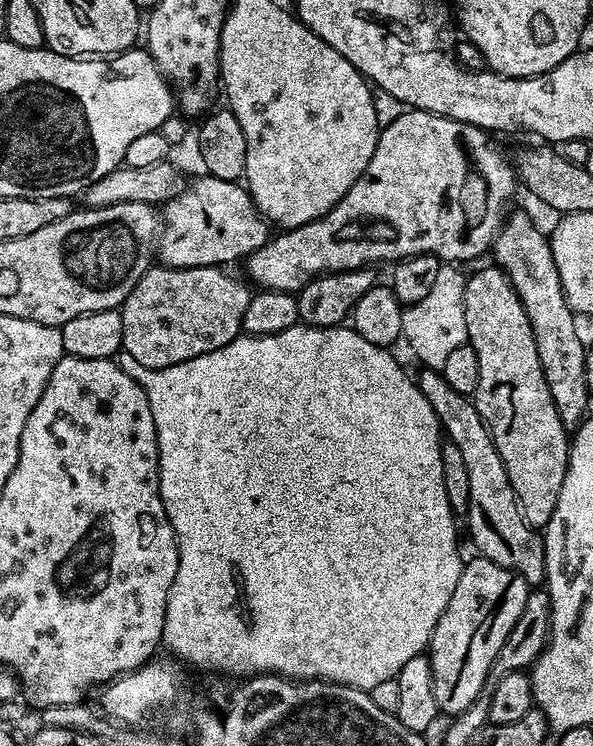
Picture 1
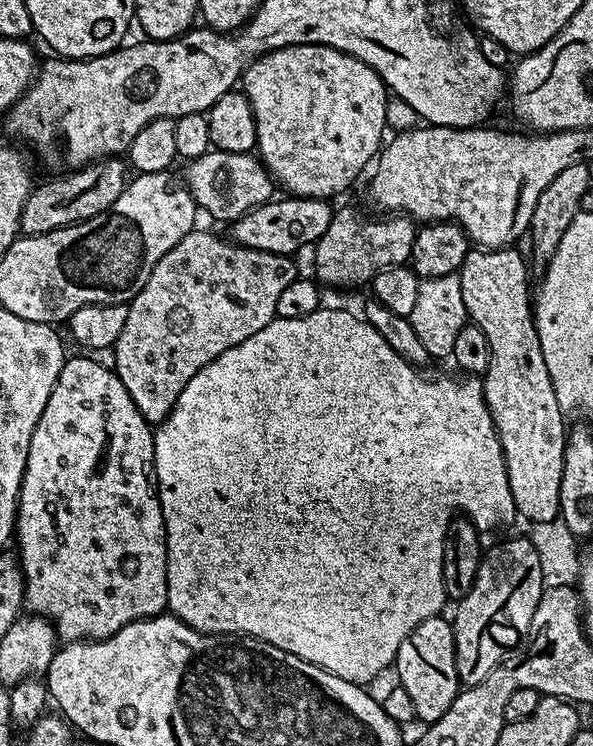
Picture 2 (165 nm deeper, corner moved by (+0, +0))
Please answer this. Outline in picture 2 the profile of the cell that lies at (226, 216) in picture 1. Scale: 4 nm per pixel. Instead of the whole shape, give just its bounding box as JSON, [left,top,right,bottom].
[231,195,334,257]

